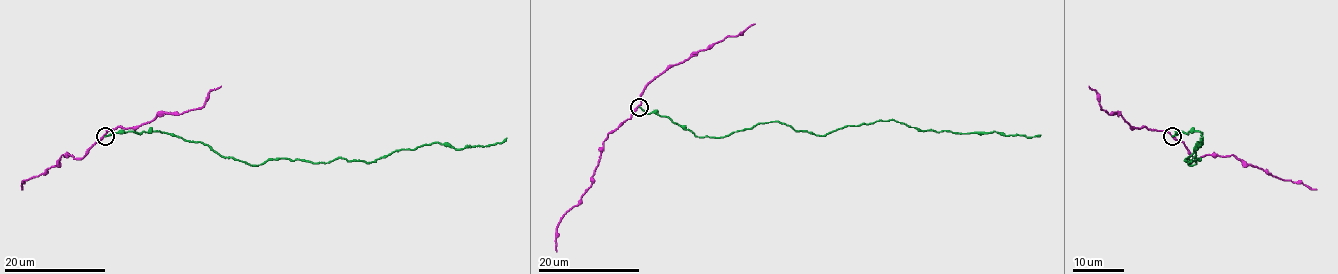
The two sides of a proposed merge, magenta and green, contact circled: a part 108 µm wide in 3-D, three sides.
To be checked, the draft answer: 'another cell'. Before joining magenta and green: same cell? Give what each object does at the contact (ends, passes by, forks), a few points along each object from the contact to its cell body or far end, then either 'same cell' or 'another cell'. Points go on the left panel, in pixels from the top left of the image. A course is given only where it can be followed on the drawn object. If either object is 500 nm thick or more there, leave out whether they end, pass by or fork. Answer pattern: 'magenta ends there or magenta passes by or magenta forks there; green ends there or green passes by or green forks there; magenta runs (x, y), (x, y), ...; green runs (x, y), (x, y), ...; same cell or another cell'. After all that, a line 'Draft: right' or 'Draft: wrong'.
magenta passes by; green ends there; magenta runs (105, 136), (82, 157), (63, 155), (58, 164), (44, 174), (22, 183), (22, 189); green runs (105, 136), (163, 132), (259, 165), (339, 157), (372, 162), (424, 144), (464, 148), (507, 138); another cell
Draft: right

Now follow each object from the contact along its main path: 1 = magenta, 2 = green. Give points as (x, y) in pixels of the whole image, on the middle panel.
1: (639, 107), (630, 118), (609, 132), (603, 143), (592, 186), (561, 219), (556, 230), (556, 252)
2: (639, 107), (697, 136), (727, 136), (771, 121), (824, 135), (895, 120), (920, 130), (1041, 135)

